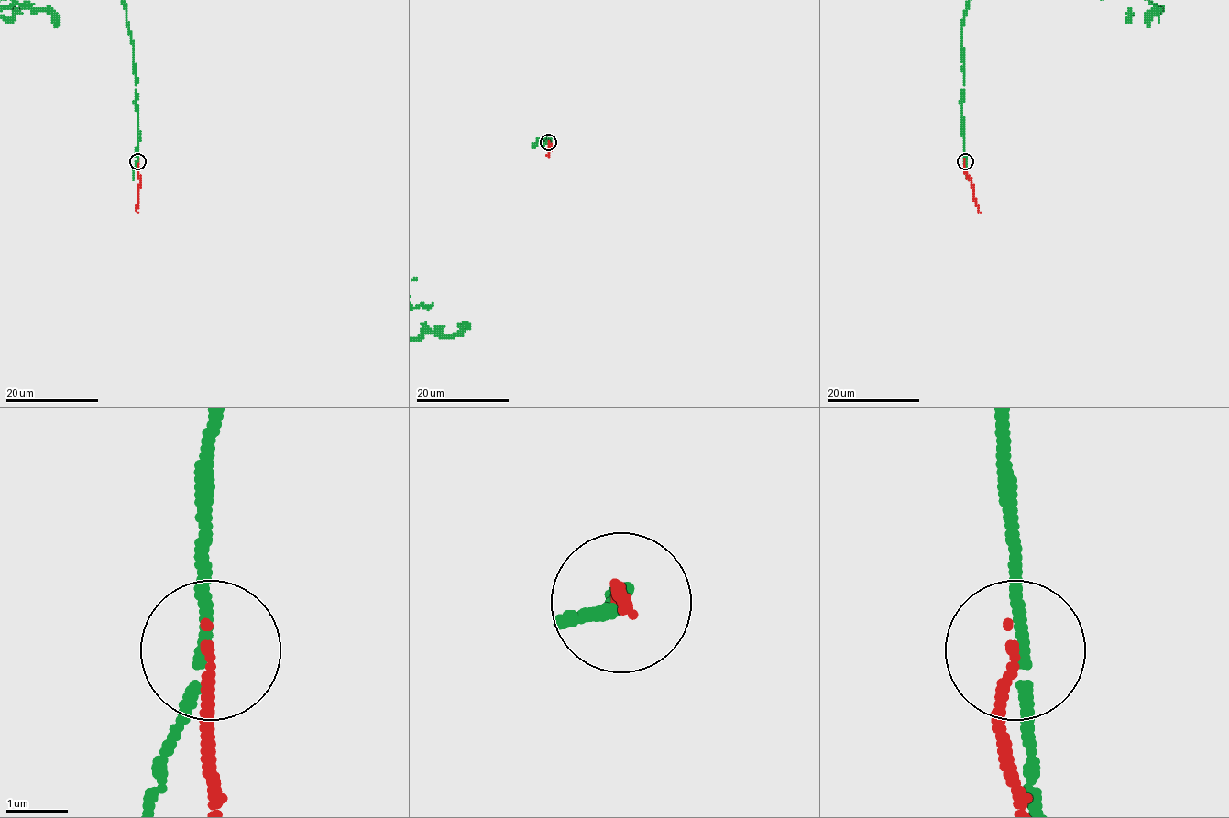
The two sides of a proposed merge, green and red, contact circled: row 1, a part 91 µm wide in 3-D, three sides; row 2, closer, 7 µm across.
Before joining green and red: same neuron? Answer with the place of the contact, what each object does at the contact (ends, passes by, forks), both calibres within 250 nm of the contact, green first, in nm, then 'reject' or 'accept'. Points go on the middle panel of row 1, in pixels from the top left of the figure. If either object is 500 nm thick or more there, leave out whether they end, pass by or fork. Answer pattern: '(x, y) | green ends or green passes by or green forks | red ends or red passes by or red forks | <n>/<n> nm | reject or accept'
(548, 142) | green passes by | red ends | 160/160 nm | reject

